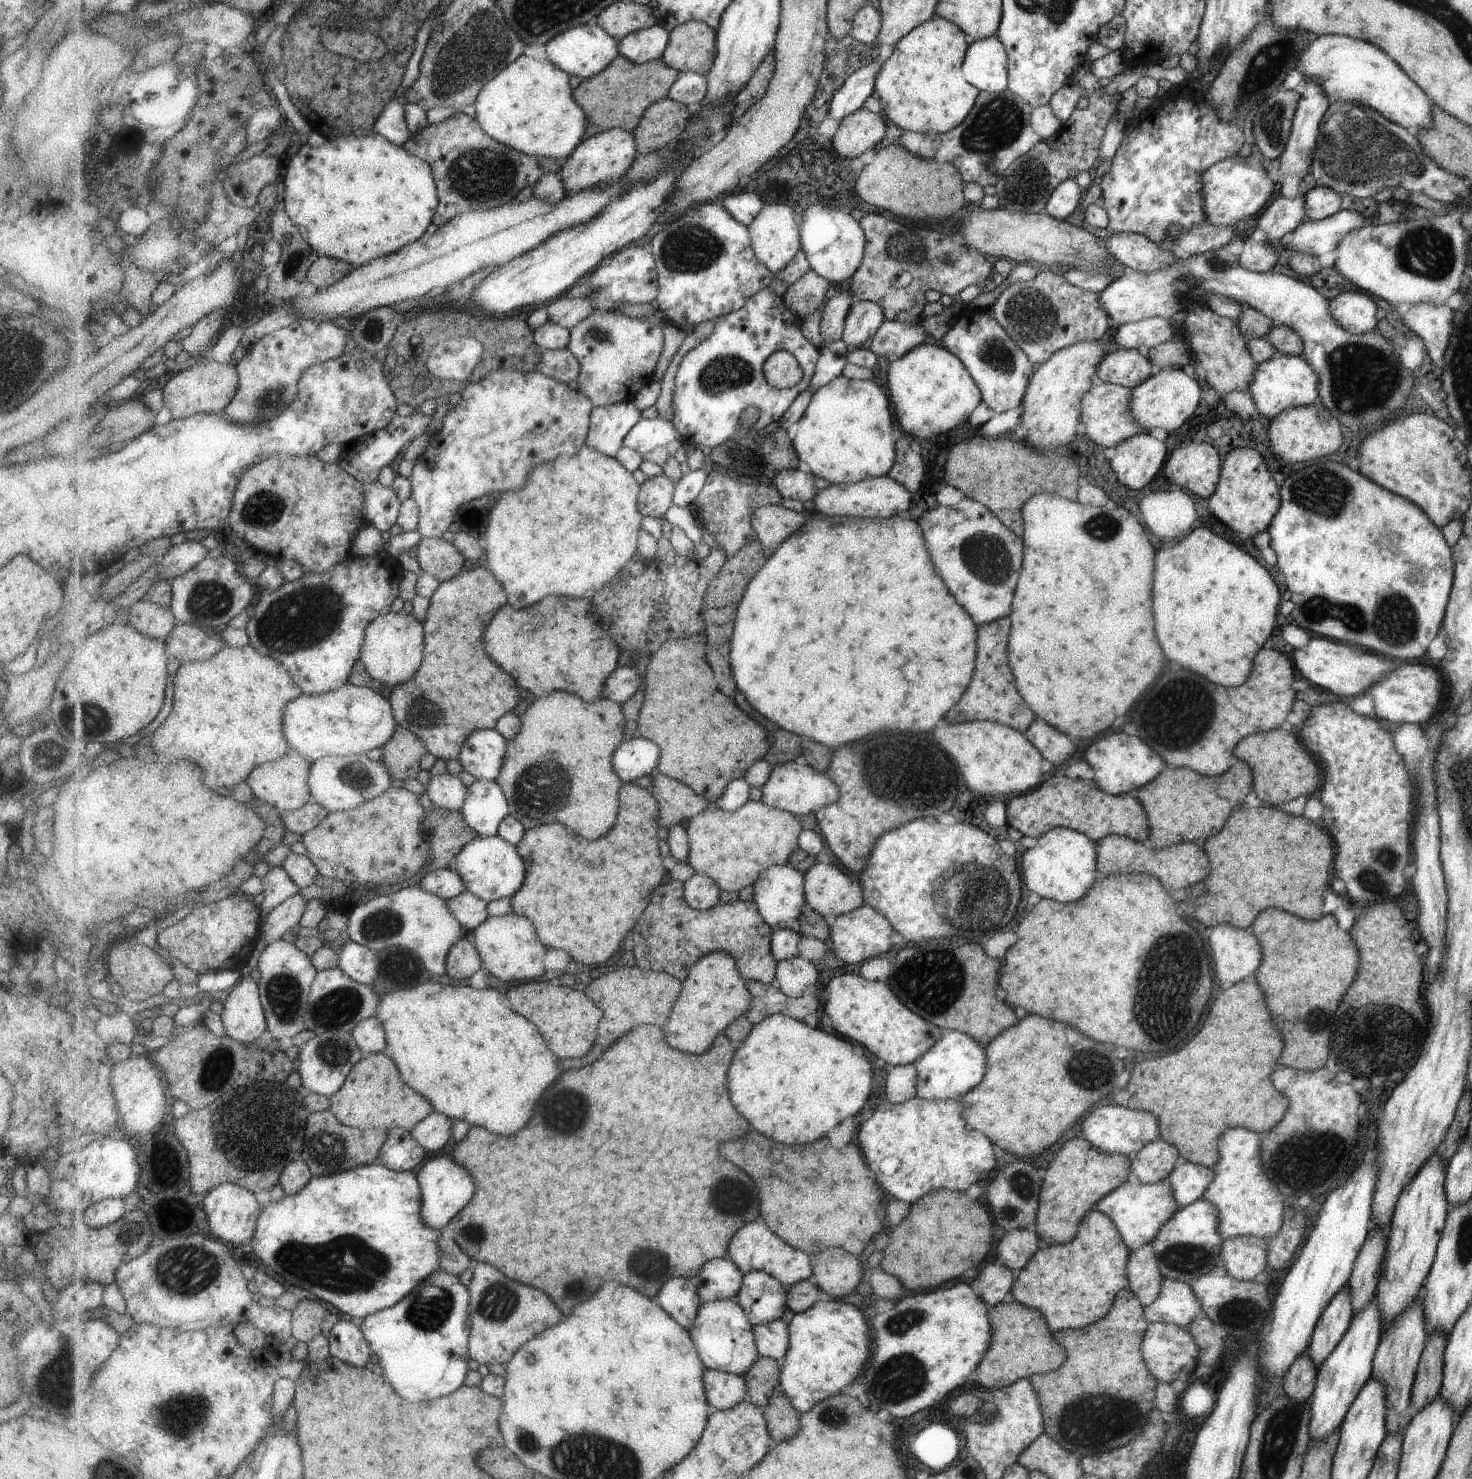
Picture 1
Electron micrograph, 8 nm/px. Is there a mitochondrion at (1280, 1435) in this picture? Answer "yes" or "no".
yes

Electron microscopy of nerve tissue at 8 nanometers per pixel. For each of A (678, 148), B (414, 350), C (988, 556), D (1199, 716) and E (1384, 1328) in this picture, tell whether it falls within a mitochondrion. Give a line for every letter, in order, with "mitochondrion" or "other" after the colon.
A: other
B: other
C: mitochondrion
D: mitochondrion
E: other

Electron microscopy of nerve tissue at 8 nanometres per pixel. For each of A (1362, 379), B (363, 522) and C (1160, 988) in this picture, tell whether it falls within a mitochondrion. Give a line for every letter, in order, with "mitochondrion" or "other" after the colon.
A: mitochondrion
B: other
C: mitochondrion

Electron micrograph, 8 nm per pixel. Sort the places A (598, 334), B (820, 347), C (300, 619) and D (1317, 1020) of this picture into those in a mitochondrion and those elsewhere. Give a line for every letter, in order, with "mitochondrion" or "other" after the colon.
A: mitochondrion
B: other
C: mitochondrion
D: mitochondrion

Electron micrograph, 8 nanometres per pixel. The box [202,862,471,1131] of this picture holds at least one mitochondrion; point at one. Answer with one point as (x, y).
(284, 994)

